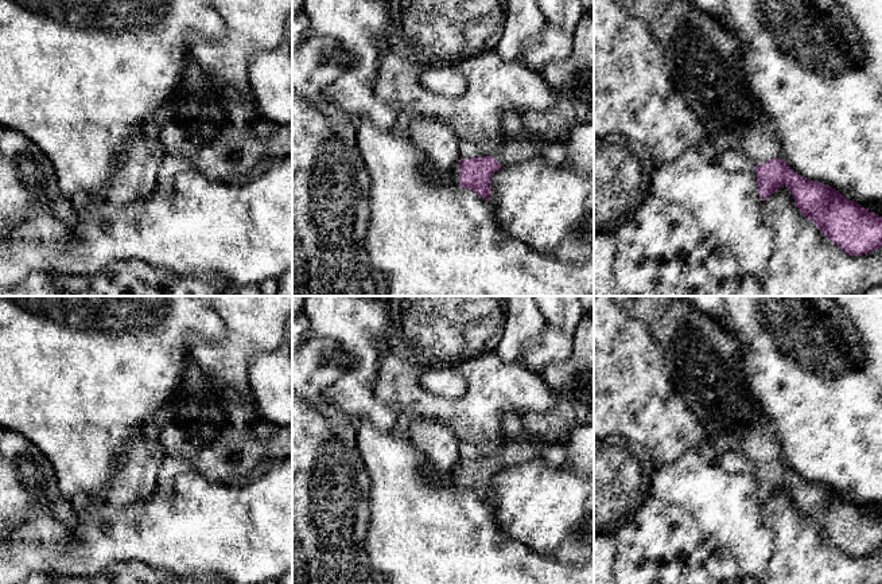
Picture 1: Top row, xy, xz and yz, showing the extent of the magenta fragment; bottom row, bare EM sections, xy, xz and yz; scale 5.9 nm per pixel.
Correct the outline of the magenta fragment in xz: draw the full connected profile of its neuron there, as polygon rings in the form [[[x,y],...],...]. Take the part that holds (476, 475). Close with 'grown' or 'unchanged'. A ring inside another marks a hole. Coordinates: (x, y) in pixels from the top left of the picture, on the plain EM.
[[[501,453],[496,458],[461,460],[461,484],[463,490],[469,490],[489,501],[491,491],[490,480],[501,468],[509,467],[509,458]]] | grown

